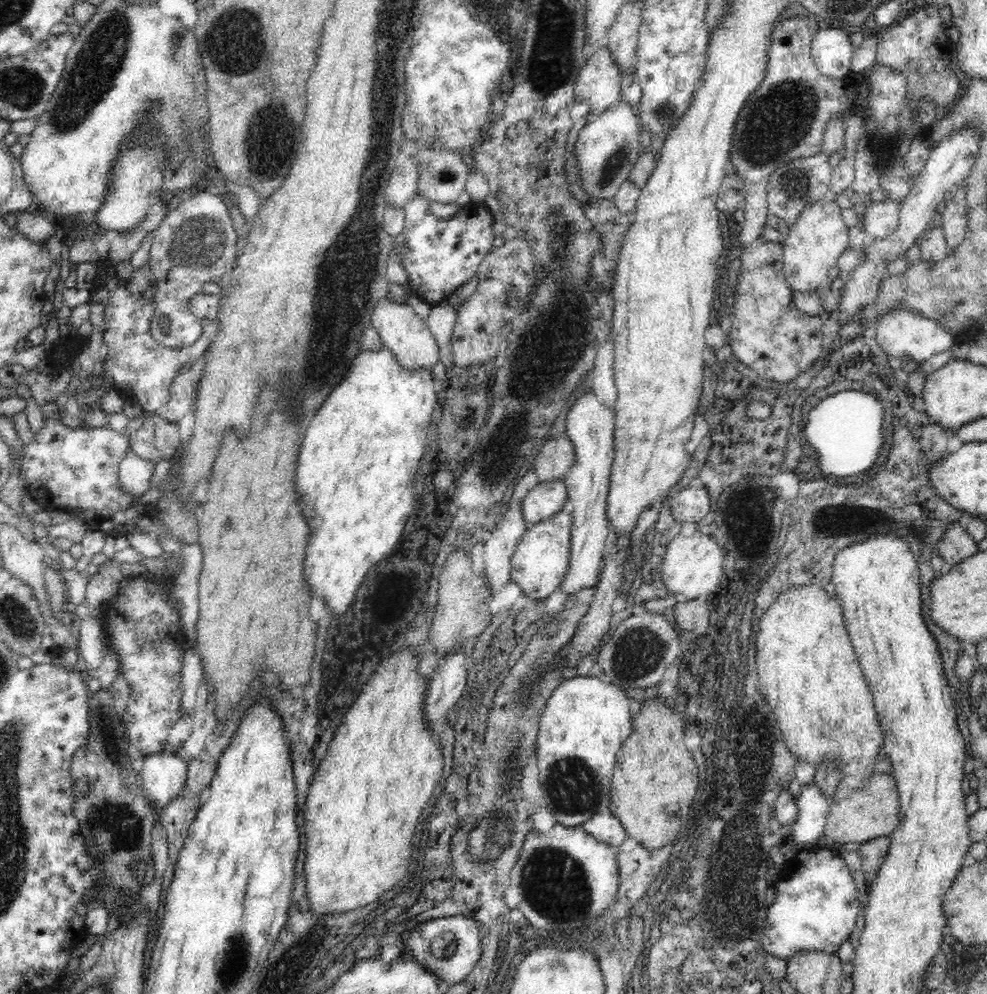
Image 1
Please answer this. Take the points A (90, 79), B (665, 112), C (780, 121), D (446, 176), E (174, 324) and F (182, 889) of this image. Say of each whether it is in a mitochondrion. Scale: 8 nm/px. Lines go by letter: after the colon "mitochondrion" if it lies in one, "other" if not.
A: mitochondrion
B: mitochondrion
C: mitochondrion
D: other
E: other
F: other

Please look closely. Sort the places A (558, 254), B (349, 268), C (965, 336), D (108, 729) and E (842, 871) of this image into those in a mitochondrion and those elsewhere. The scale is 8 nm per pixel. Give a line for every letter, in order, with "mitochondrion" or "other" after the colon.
A: mitochondrion
B: mitochondrion
C: other
D: mitochondrion
E: other

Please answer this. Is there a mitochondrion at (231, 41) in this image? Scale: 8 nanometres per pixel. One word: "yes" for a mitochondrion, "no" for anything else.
yes

